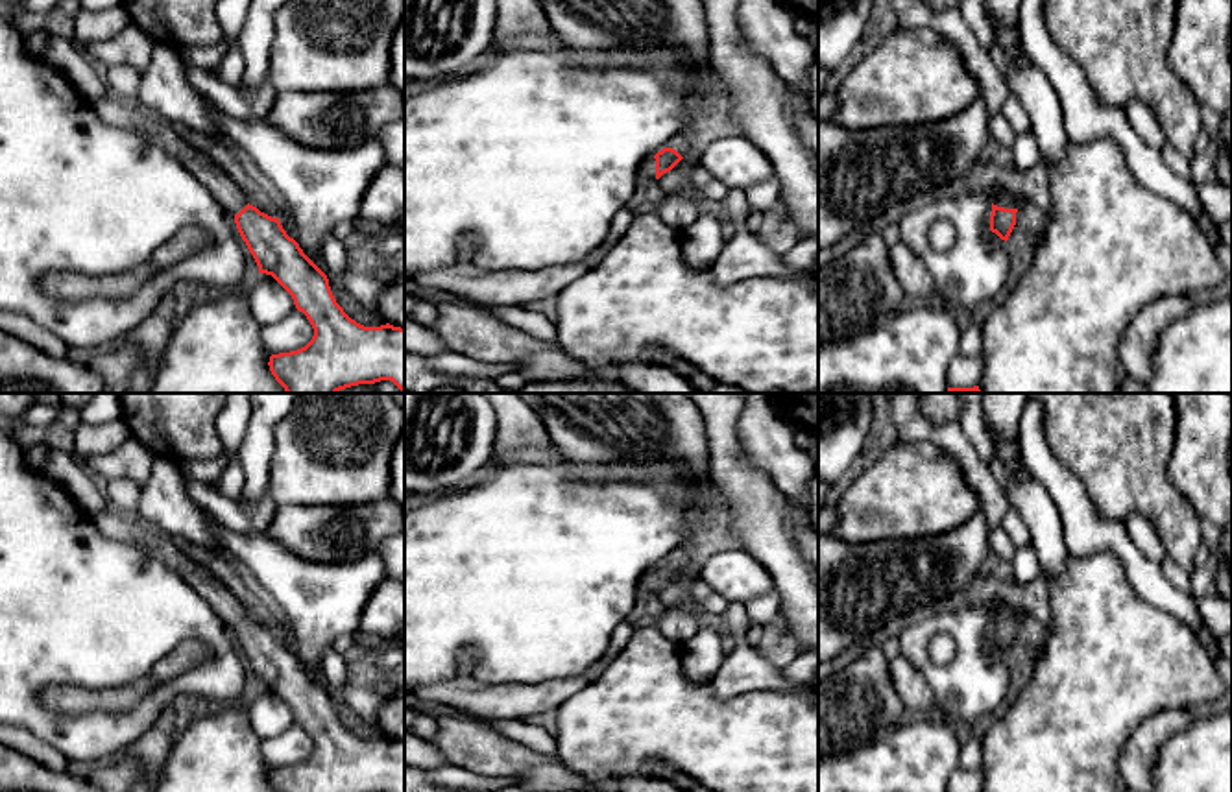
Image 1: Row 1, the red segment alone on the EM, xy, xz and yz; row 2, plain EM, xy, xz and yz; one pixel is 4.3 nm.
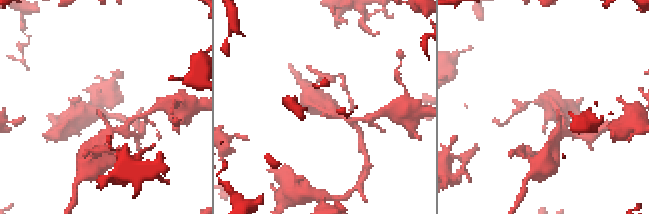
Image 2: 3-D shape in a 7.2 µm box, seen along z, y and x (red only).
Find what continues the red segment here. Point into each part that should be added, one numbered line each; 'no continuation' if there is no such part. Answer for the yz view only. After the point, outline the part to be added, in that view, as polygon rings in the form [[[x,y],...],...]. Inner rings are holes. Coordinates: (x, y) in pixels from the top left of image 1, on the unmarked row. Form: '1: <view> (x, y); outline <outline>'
1: yz (1000, 612); outline [[[994,602],[992,617],[1003,622],[1018,622],[1014,611],[1001,602]]]

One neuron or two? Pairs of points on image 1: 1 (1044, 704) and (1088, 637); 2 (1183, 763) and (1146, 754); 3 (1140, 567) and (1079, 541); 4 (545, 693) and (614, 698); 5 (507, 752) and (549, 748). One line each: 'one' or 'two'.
1: one
2: two
3: one
4: two
5: two

